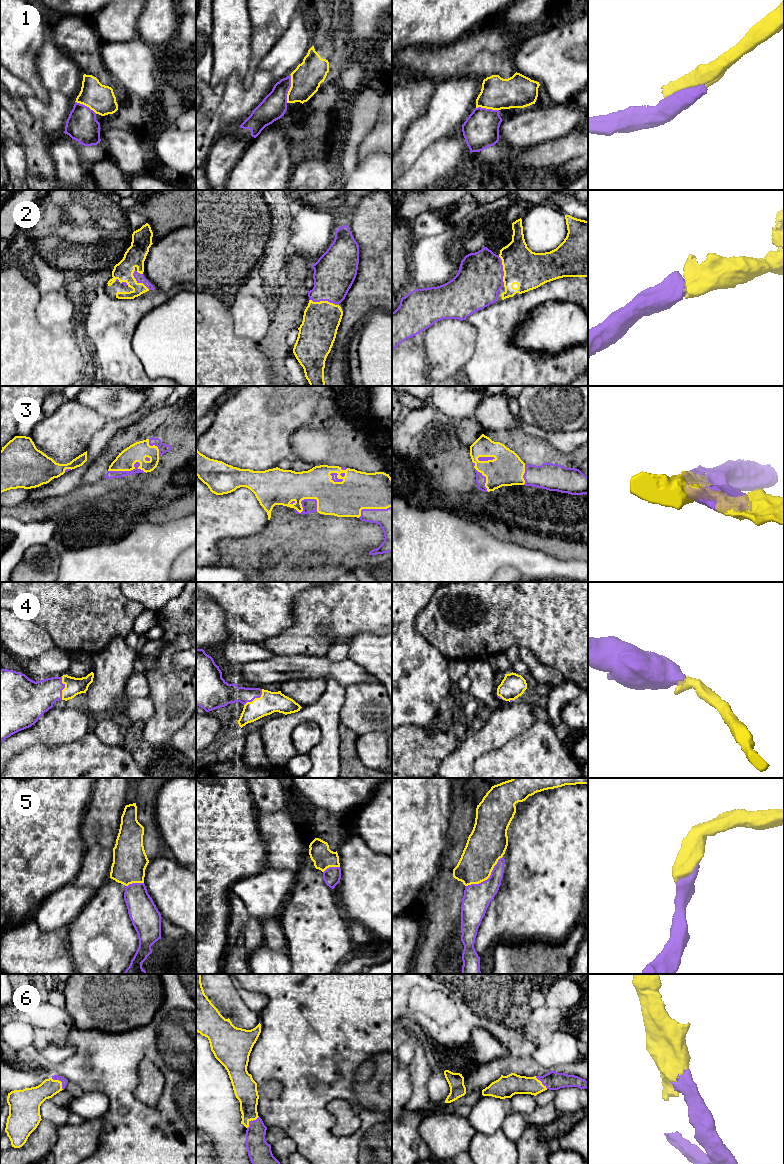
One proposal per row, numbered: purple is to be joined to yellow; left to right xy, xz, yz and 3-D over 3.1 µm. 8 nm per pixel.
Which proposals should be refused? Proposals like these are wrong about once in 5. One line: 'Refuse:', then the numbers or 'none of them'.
Refuse: 1

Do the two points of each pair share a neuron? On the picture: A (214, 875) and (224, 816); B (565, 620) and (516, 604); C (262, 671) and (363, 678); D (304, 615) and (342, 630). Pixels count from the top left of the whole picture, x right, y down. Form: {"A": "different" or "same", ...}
{"A": "same", "B": "same", "C": "same", "D": "same"}

